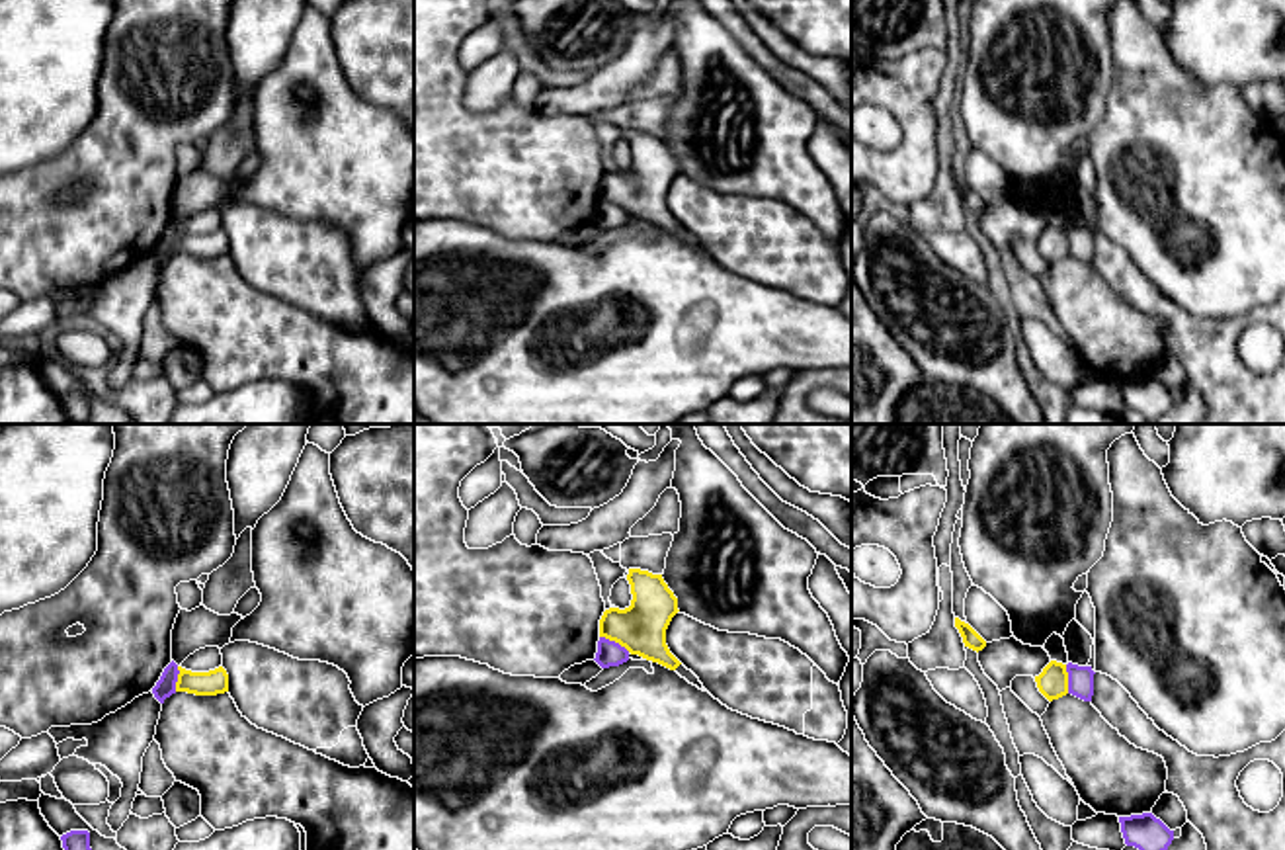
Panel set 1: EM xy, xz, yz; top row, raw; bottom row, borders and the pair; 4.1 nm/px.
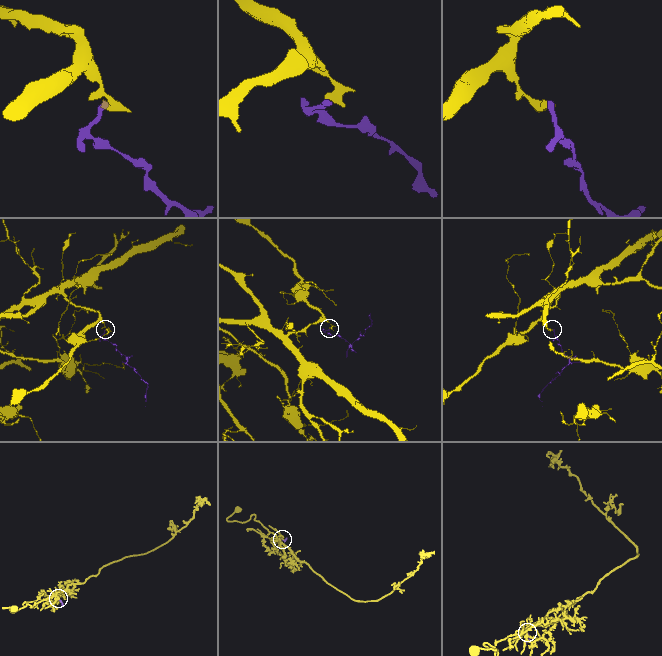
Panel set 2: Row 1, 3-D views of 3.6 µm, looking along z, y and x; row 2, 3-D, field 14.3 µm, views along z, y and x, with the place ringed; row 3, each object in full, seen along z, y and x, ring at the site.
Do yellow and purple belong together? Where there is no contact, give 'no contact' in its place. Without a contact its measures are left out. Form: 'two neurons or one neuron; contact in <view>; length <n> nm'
two neurons; contact in xz; length 140 nm

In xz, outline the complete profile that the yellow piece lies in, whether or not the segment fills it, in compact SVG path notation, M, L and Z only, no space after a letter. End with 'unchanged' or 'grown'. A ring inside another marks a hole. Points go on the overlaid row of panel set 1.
M629 569L627 580L633 594L631 606L605 610L600 619L600 637L619 643L631 655L676 670L682 662L666 645L666 629L680 612L678 598L662 574Z; unchanged

